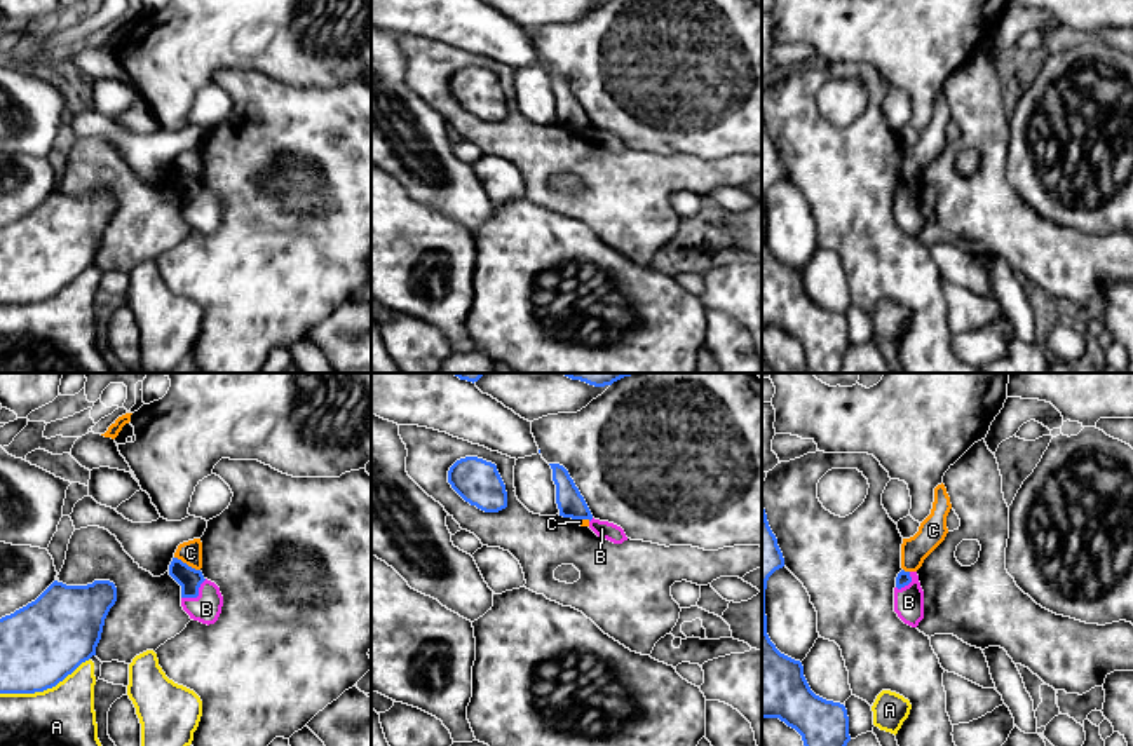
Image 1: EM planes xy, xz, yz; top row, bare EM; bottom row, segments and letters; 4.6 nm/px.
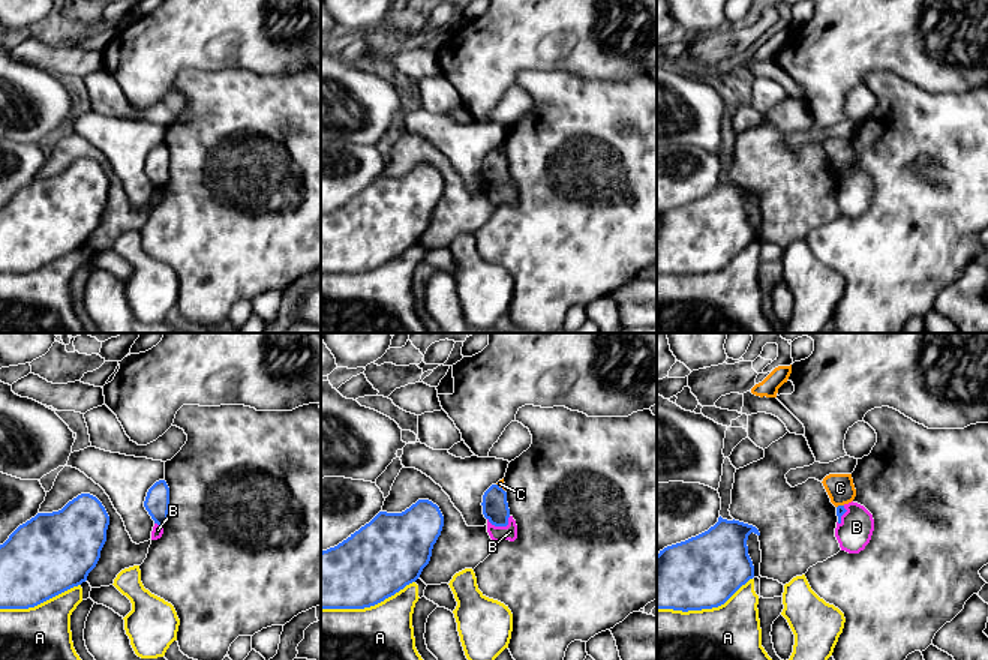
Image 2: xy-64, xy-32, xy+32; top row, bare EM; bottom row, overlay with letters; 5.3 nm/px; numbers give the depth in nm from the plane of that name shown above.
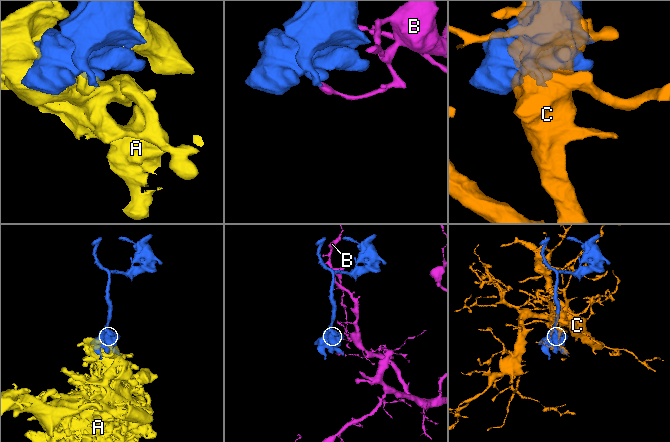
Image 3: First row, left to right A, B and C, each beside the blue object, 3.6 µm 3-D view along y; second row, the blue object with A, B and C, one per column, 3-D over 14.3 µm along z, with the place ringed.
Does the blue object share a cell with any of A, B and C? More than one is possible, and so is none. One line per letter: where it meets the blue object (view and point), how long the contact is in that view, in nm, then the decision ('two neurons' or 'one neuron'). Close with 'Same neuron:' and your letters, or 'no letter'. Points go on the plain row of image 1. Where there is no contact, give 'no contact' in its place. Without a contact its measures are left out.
A: meets blue in xy at (44, 298); contact 440 nm long; two neurons
B: meets blue in xy at (197, 204); contact 150 nm long; two neurons
C: meets blue in xy at (185, 173); contact 140 nm long; two neurons
Same neuron: no letter

